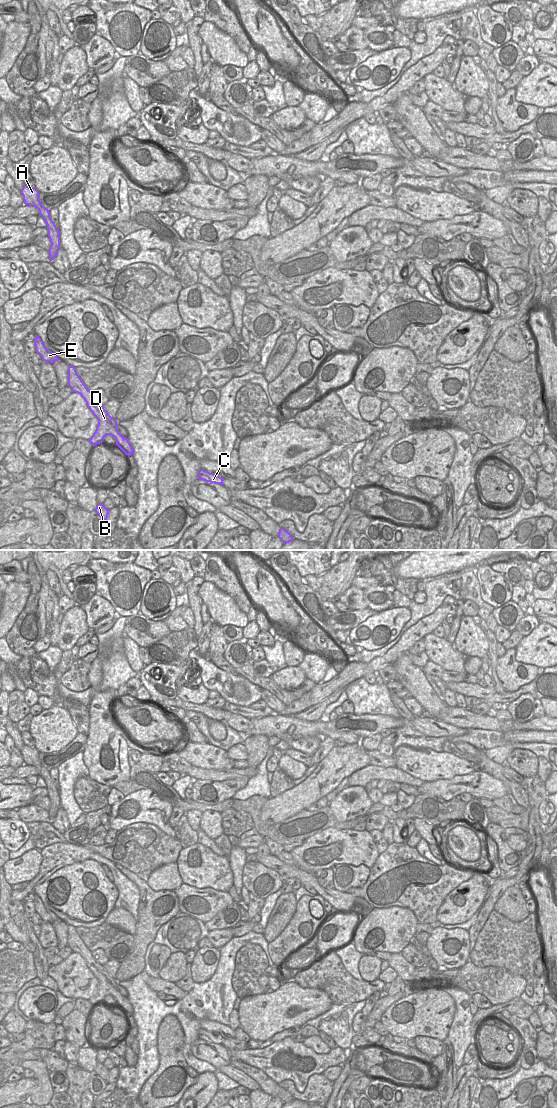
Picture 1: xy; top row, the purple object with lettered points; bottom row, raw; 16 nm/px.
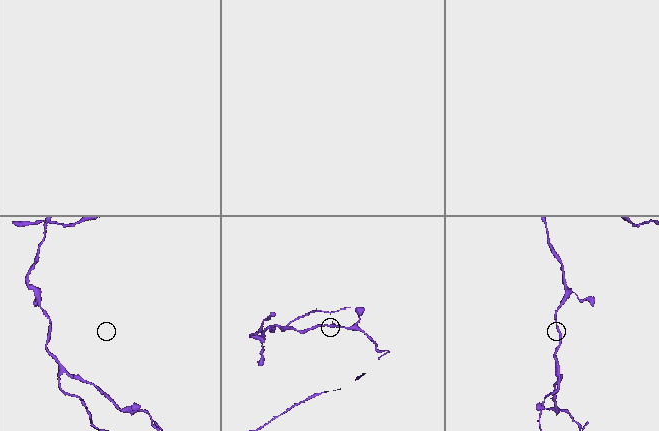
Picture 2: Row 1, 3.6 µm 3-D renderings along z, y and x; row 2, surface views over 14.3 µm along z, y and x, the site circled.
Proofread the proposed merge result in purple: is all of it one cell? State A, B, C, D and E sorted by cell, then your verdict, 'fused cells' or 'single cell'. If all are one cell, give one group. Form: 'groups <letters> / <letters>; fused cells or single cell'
groups A B C D E; single cell

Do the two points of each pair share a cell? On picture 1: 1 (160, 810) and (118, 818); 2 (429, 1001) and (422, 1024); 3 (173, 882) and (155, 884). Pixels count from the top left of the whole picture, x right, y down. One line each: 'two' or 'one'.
1: one
2: one
3: one

